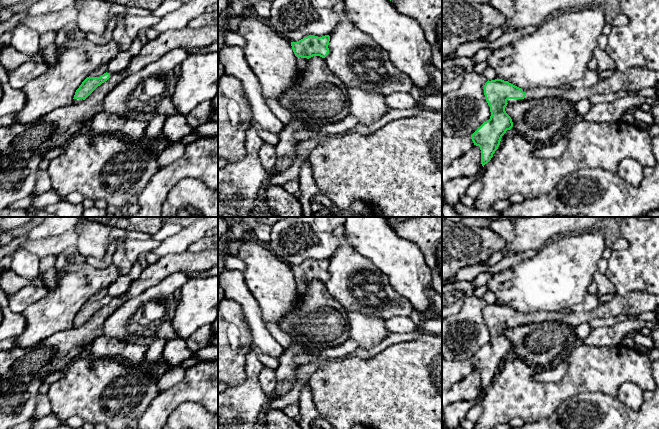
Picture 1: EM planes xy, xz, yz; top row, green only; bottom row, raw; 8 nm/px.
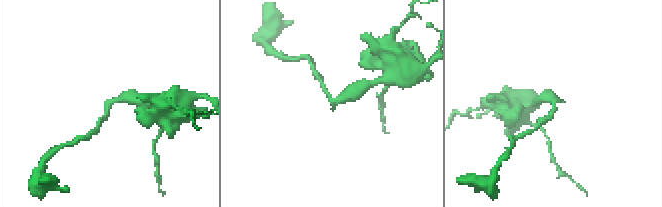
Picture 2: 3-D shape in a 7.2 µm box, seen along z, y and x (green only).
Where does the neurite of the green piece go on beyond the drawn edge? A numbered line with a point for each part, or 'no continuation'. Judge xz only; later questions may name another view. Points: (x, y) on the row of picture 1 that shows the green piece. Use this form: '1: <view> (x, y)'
1: xz (301, 62)

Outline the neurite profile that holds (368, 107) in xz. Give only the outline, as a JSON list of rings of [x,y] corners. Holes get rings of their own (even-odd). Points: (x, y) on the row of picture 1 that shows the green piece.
[[[348,88],[350,114],[355,116],[360,124],[370,126],[380,120],[390,109],[385,96],[359,88]]]

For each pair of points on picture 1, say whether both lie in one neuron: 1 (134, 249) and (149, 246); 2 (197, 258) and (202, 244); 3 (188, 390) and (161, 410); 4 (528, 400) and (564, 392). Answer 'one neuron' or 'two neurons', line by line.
1: one neuron
2: two neurons
3: one neuron
4: one neuron

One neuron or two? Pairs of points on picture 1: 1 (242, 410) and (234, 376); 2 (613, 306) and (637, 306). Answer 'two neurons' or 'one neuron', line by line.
1: two neurons
2: one neuron

